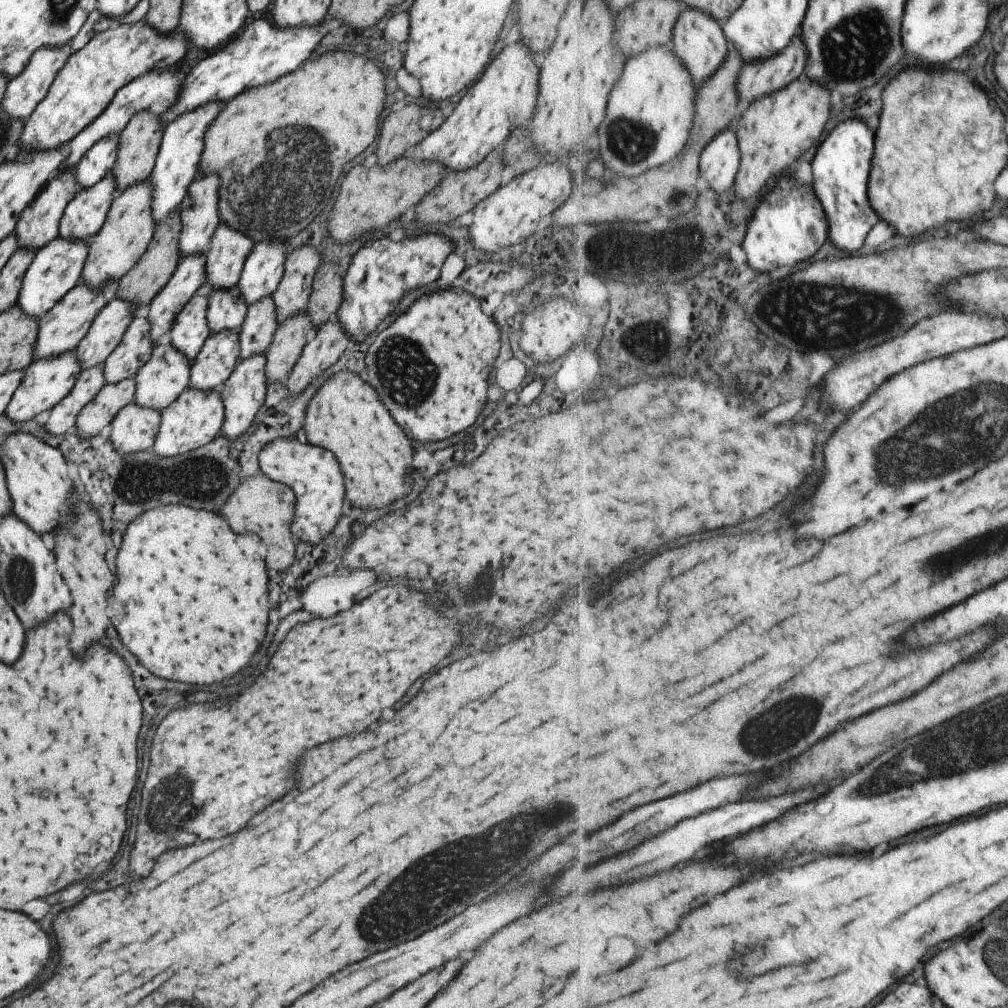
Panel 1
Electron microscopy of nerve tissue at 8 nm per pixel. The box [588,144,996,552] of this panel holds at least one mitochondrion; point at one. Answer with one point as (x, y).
(841, 299)

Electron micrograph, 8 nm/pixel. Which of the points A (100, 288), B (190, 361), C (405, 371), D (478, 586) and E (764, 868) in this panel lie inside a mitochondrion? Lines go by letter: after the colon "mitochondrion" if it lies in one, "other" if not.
A: other
B: other
C: mitochondrion
D: mitochondrion
E: other

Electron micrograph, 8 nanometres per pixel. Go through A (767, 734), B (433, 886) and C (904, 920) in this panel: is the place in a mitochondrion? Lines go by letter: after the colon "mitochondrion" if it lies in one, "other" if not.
A: mitochondrion
B: mitochondrion
C: other

